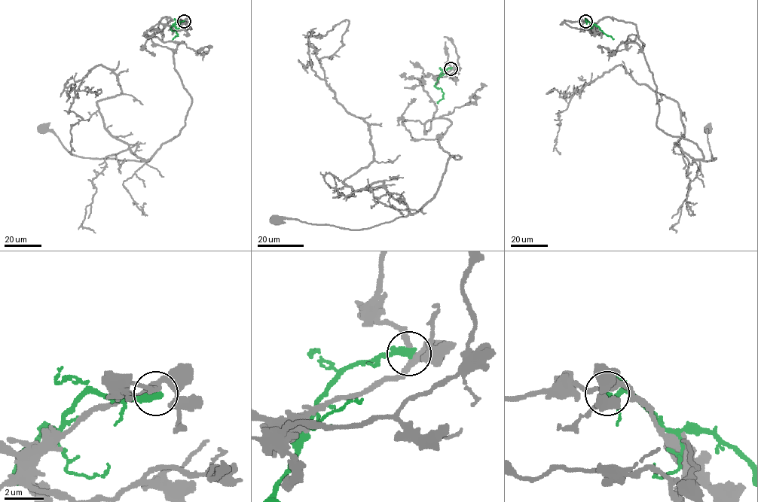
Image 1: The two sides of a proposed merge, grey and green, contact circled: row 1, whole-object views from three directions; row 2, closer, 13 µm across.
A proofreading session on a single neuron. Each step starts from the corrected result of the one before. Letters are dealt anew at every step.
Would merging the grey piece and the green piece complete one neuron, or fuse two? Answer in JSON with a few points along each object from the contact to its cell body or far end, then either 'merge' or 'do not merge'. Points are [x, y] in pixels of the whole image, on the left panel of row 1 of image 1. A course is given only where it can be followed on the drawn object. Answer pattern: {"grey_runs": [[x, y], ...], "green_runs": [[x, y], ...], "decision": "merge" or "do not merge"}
{"grey_runs": [[184, 21], [159, 22], [184, 41], [191, 107], [149, 161], [71, 155], [42, 129]], "green_runs": [[184, 21], [177, 21], [171, 27], [177, 34], [173, 39]], "decision": "do not merge"}

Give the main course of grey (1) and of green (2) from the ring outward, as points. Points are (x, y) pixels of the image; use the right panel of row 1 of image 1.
1: (586, 21), (636, 25), (626, 41), (652, 74), (660, 129), (705, 161), (715, 159), (709, 129)
2: (585, 21), (596, 24), (614, 39)

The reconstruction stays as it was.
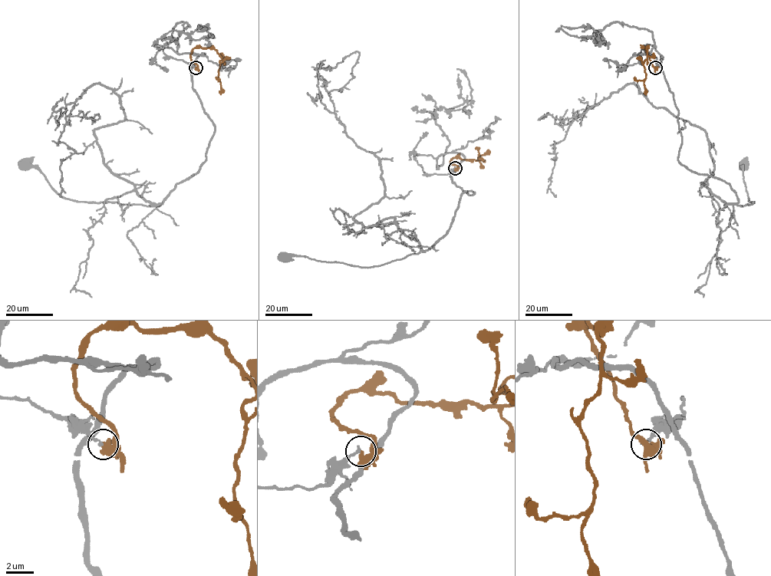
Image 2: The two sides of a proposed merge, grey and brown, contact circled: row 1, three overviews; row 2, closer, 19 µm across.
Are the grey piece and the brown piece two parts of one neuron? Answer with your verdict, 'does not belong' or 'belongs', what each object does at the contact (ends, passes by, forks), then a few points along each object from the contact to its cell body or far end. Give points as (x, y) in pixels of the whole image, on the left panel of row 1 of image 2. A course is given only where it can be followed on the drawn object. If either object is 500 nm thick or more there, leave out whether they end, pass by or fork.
does not belong; grey ends; brown passes by; course grey (195, 67), (192, 88), (213, 136), (199, 170), (160, 205), (67, 199), (24, 165); course brown (195, 67), (197, 65), (190, 58), (194, 48), (213, 48), (222, 59), (219, 70), (221, 94)

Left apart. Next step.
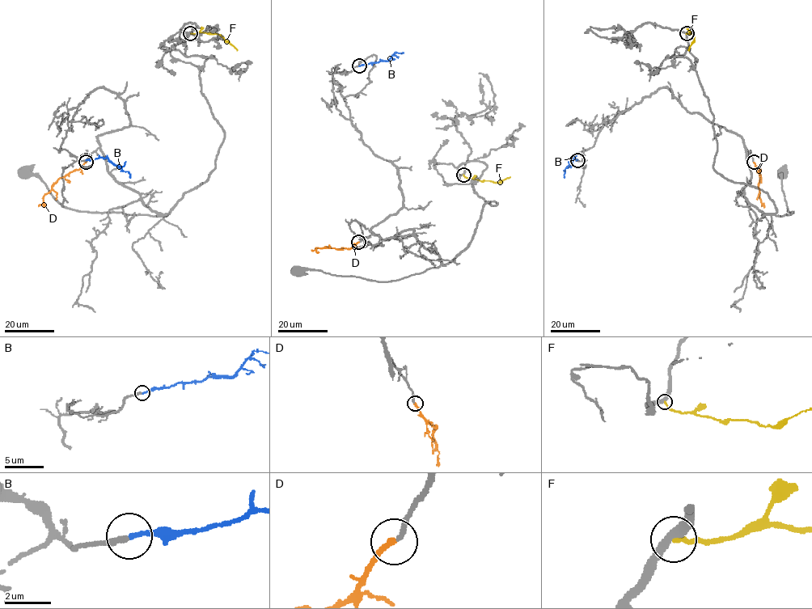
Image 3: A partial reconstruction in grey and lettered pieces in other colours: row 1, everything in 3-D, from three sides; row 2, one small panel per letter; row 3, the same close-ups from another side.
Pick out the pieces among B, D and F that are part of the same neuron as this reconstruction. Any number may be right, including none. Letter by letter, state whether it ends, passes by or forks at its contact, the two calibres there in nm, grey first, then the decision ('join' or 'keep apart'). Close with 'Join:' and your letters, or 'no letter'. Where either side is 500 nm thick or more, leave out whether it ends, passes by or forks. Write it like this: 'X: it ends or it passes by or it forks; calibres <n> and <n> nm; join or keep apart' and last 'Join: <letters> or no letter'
B: it ends; calibres 260 and 180 nm; join
D: it ends; calibres 200 and 240 nm; join
F: it ends; calibres 360 and 180 nm; keep apart
Join: B, D

